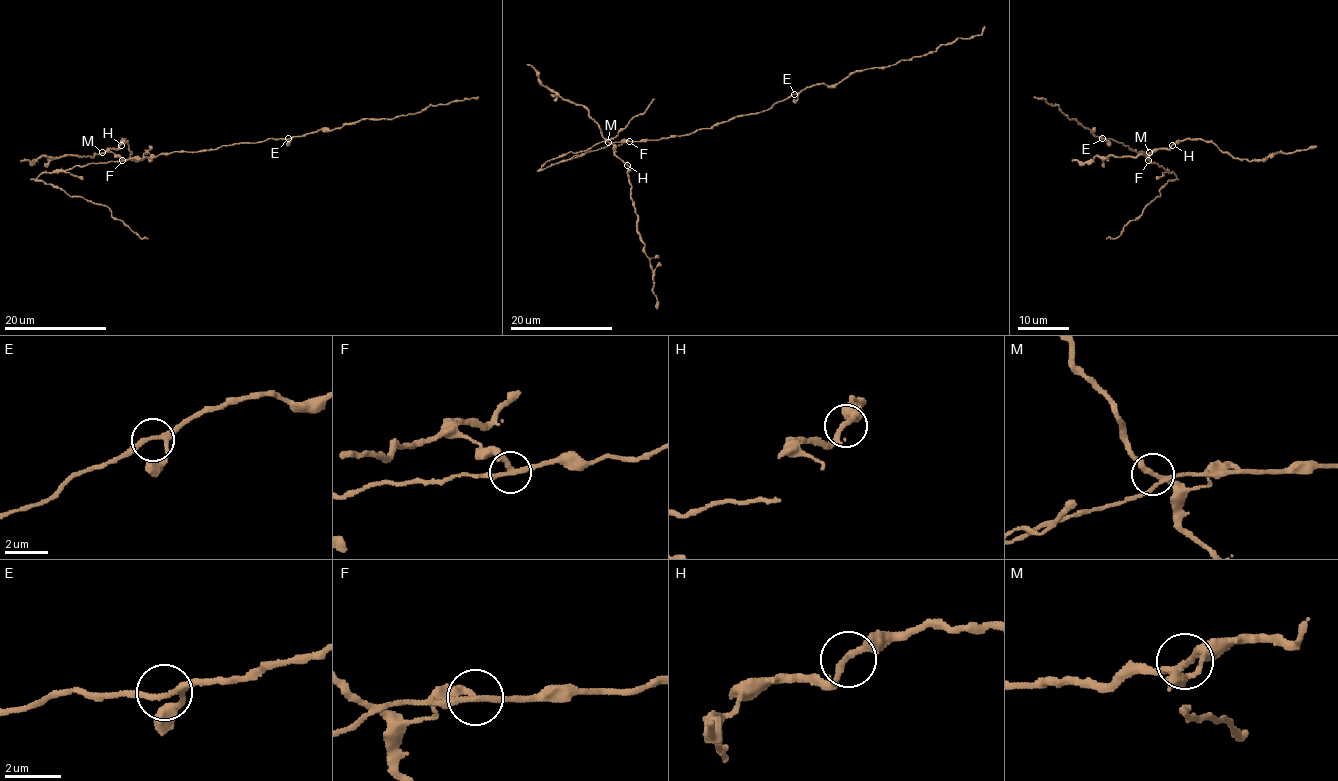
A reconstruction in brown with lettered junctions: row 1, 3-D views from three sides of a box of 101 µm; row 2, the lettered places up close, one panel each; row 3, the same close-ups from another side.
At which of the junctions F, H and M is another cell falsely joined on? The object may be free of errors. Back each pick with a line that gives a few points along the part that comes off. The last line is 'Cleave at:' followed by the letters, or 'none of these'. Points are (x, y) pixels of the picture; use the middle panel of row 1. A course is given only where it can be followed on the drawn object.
F: Course of the part to remove: (629, 141), (711, 129), (810, 87), (835, 85), (856, 71), (932, 53), (979, 35), (984, 26)
Cleave at: F

